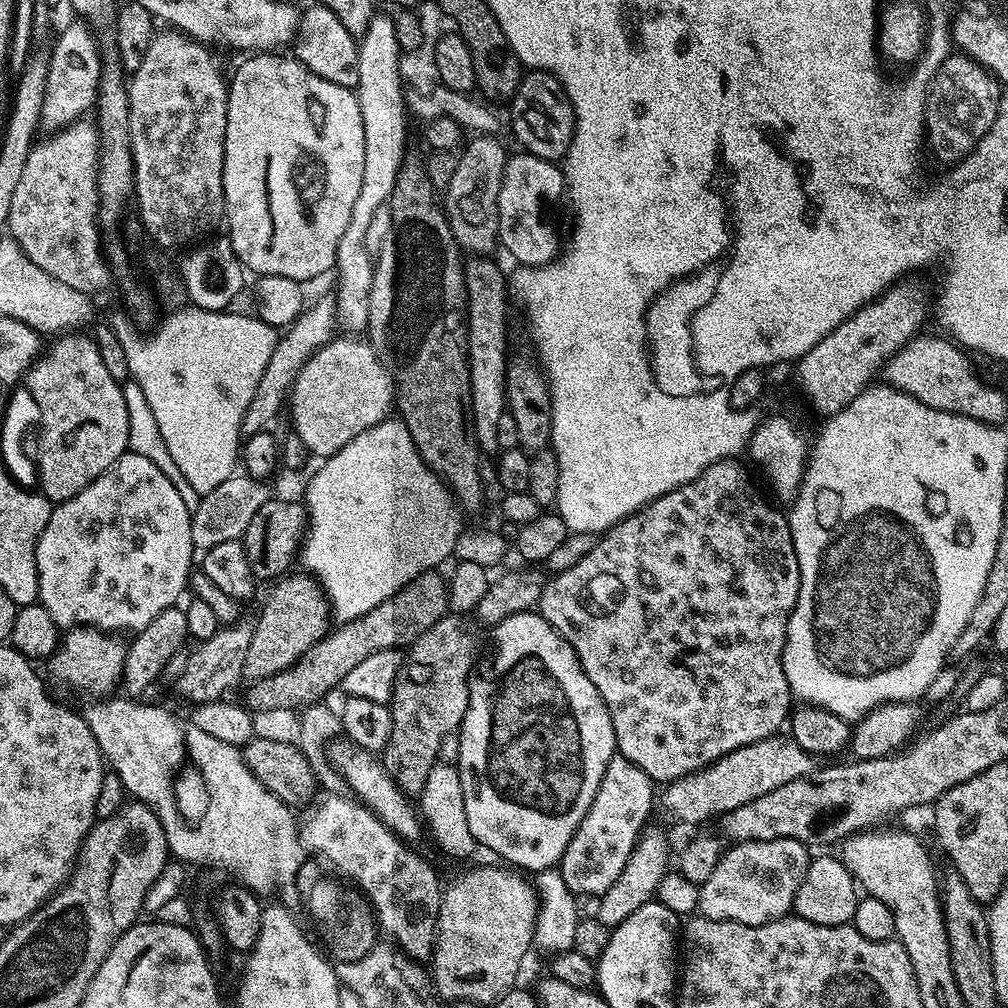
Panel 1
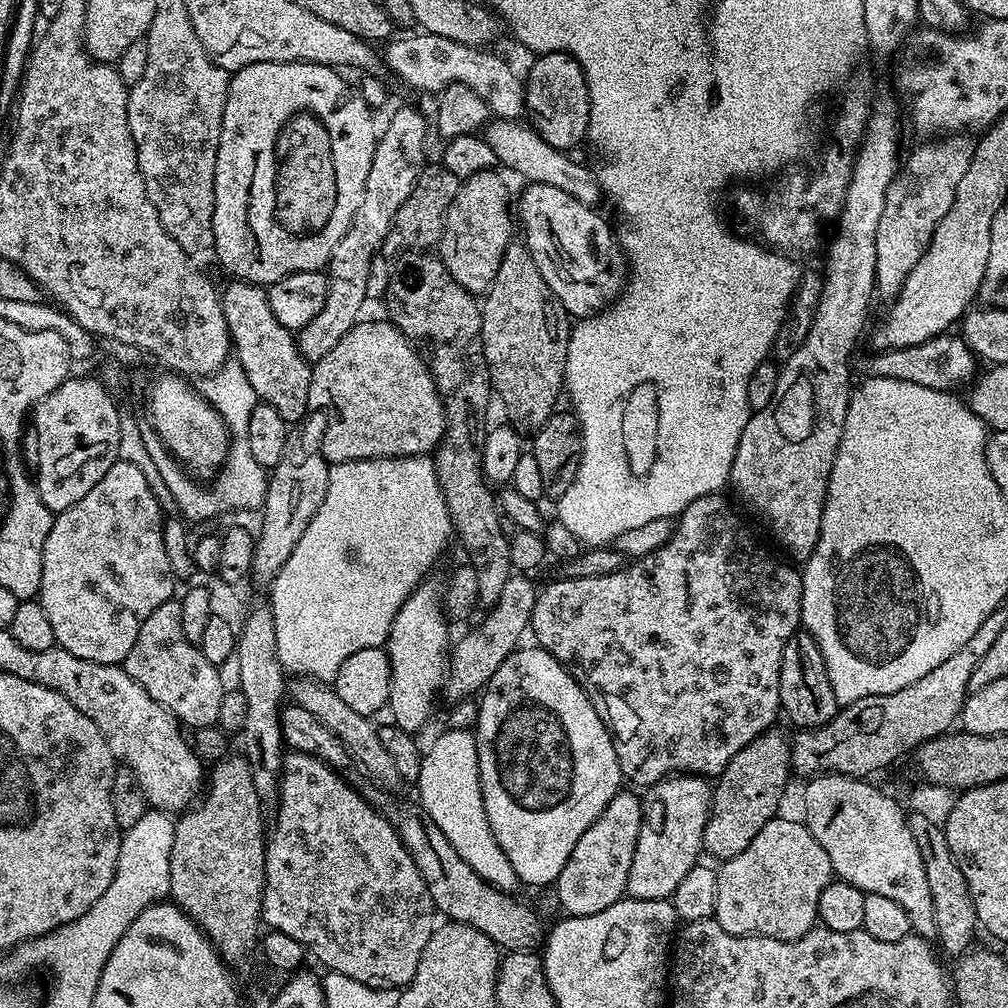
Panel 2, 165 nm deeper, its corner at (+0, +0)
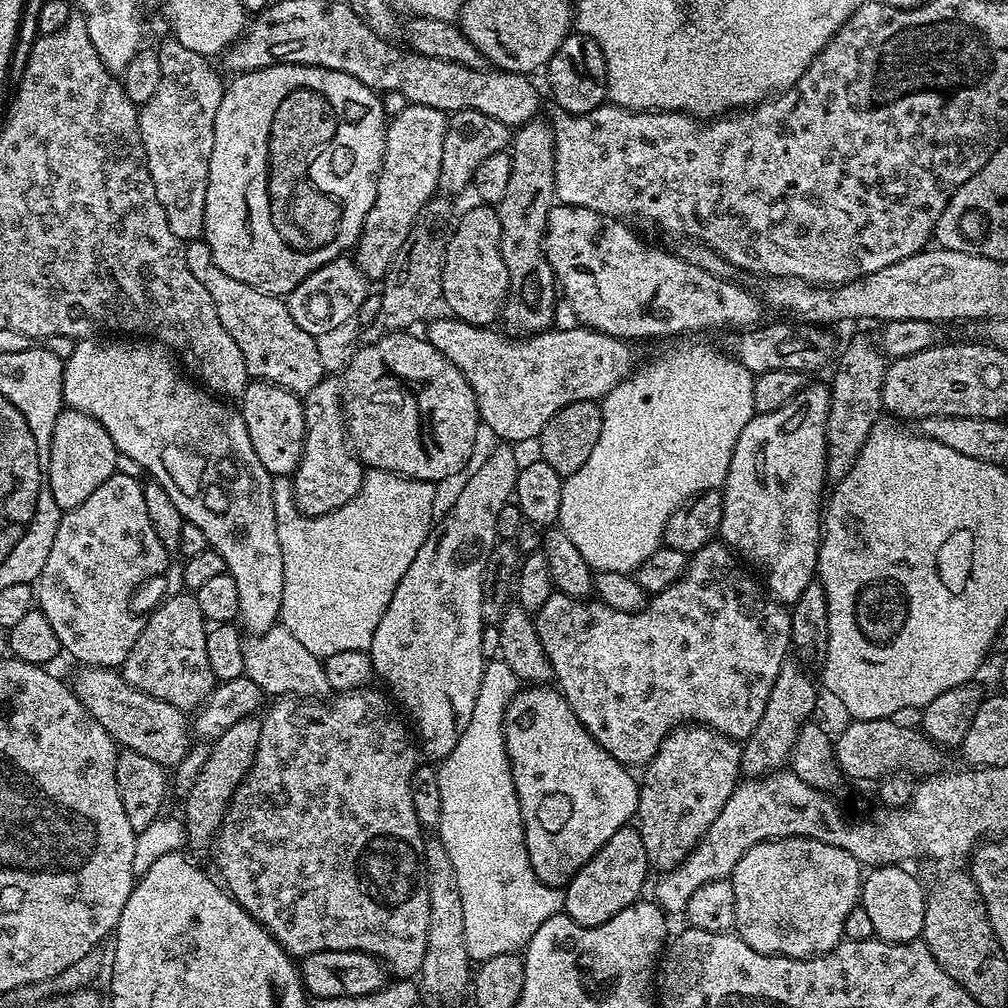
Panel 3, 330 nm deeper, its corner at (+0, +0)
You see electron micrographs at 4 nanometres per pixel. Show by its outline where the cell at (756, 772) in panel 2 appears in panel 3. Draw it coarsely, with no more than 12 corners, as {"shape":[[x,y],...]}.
{"shape":[[789,658],[740,770],[755,778],[789,763],[815,710],[818,684]]}

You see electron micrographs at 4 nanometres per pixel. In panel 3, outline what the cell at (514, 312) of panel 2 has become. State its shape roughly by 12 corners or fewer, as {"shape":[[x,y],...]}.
{"shape":[[528,120],[510,140],[498,205],[508,271],[502,328],[553,327],[558,285],[544,253],[556,200],[556,133]]}

